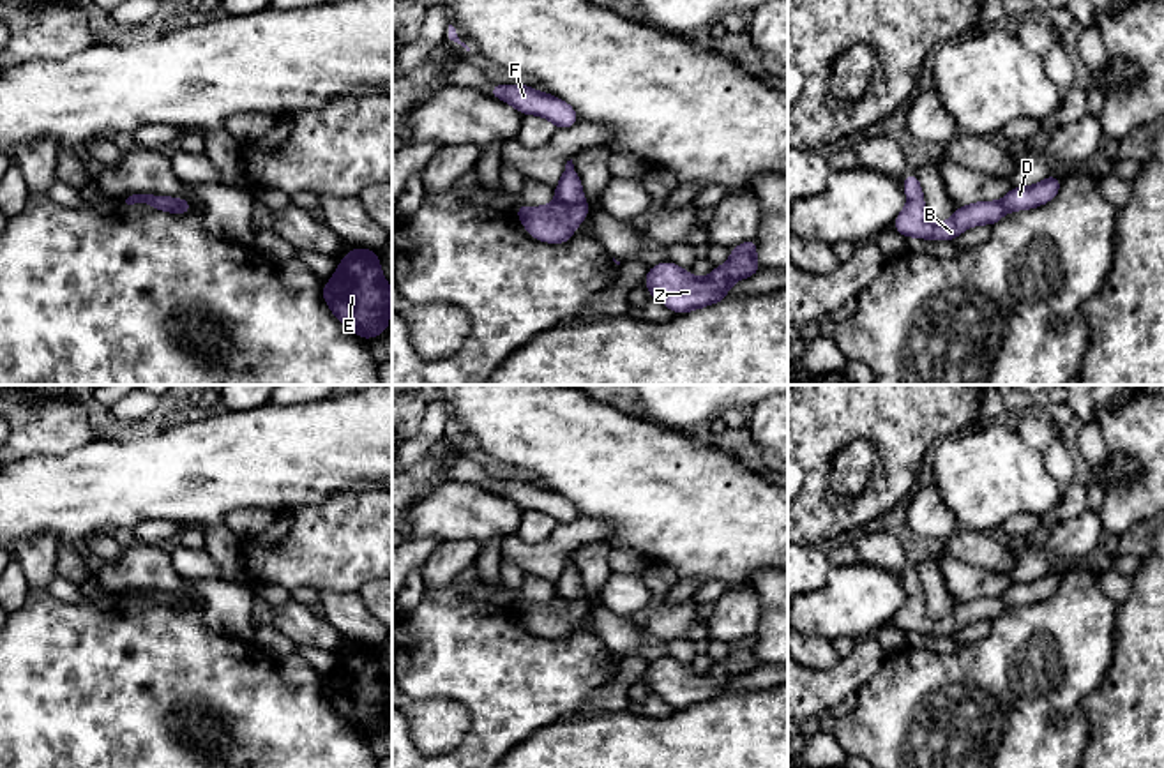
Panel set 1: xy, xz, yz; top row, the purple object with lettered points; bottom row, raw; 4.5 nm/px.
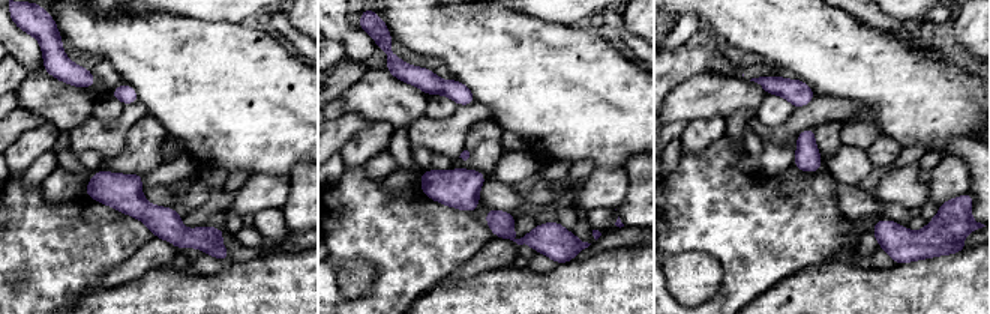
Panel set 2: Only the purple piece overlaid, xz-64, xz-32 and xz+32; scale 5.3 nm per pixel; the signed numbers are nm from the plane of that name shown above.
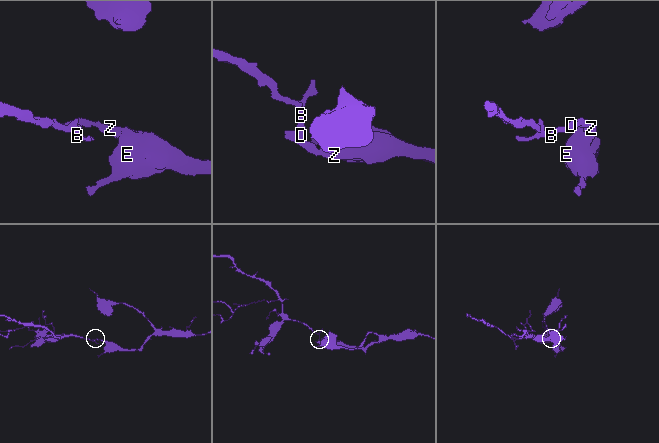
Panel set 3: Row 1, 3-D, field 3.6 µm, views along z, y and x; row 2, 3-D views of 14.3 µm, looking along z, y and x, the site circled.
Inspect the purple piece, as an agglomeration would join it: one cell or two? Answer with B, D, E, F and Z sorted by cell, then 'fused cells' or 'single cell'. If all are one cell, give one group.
groups B F / D E Z; fused cells

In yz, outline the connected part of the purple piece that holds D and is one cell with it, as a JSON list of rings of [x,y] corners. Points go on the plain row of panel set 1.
[[[1053,568],[1032,583],[1012,583],[1000,599],[1007,607],[1030,606],[1049,599],[1060,584],[1062,577]]]

